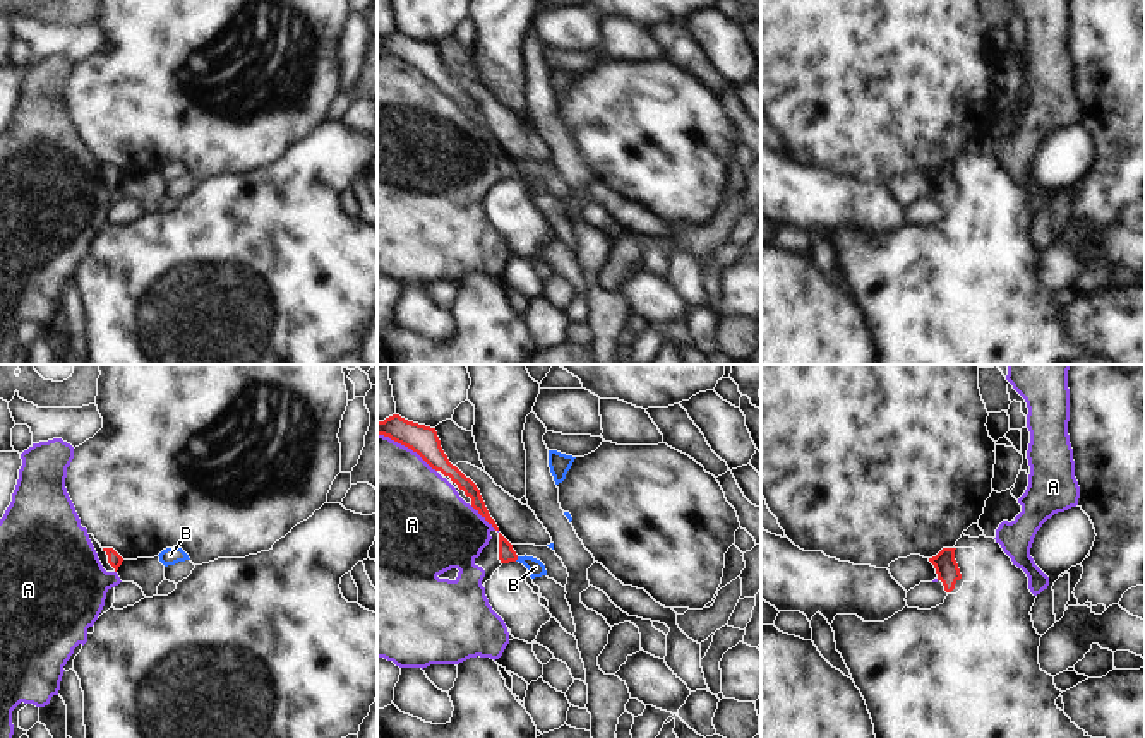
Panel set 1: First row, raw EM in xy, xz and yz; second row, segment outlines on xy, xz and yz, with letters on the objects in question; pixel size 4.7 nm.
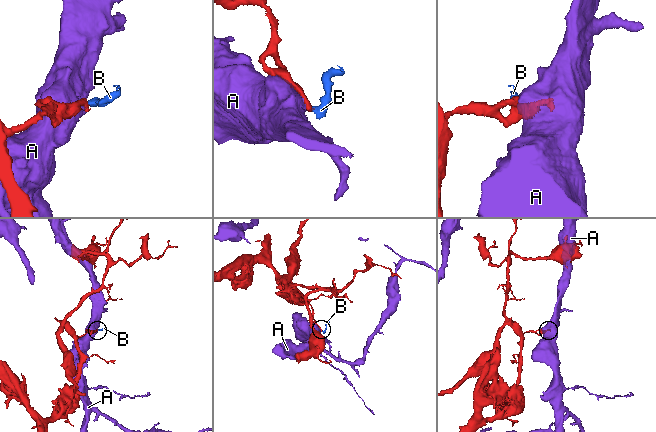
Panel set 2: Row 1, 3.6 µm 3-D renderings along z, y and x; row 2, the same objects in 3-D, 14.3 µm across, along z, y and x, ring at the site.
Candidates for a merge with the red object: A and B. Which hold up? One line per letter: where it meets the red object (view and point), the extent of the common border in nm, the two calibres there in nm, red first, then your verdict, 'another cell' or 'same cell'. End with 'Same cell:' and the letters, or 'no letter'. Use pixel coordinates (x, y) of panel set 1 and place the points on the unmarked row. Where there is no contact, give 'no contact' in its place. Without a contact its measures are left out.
A: meets red in xz at (407, 62); contact 340 nm long; 140 nm thick on the red side, 480 nm on the other; another cell
B: meets red in xz at (516, 175); contact 30 nm long; 80 nm thick on the red side, 80 nm on the other; another cell
Same cell: no letter

